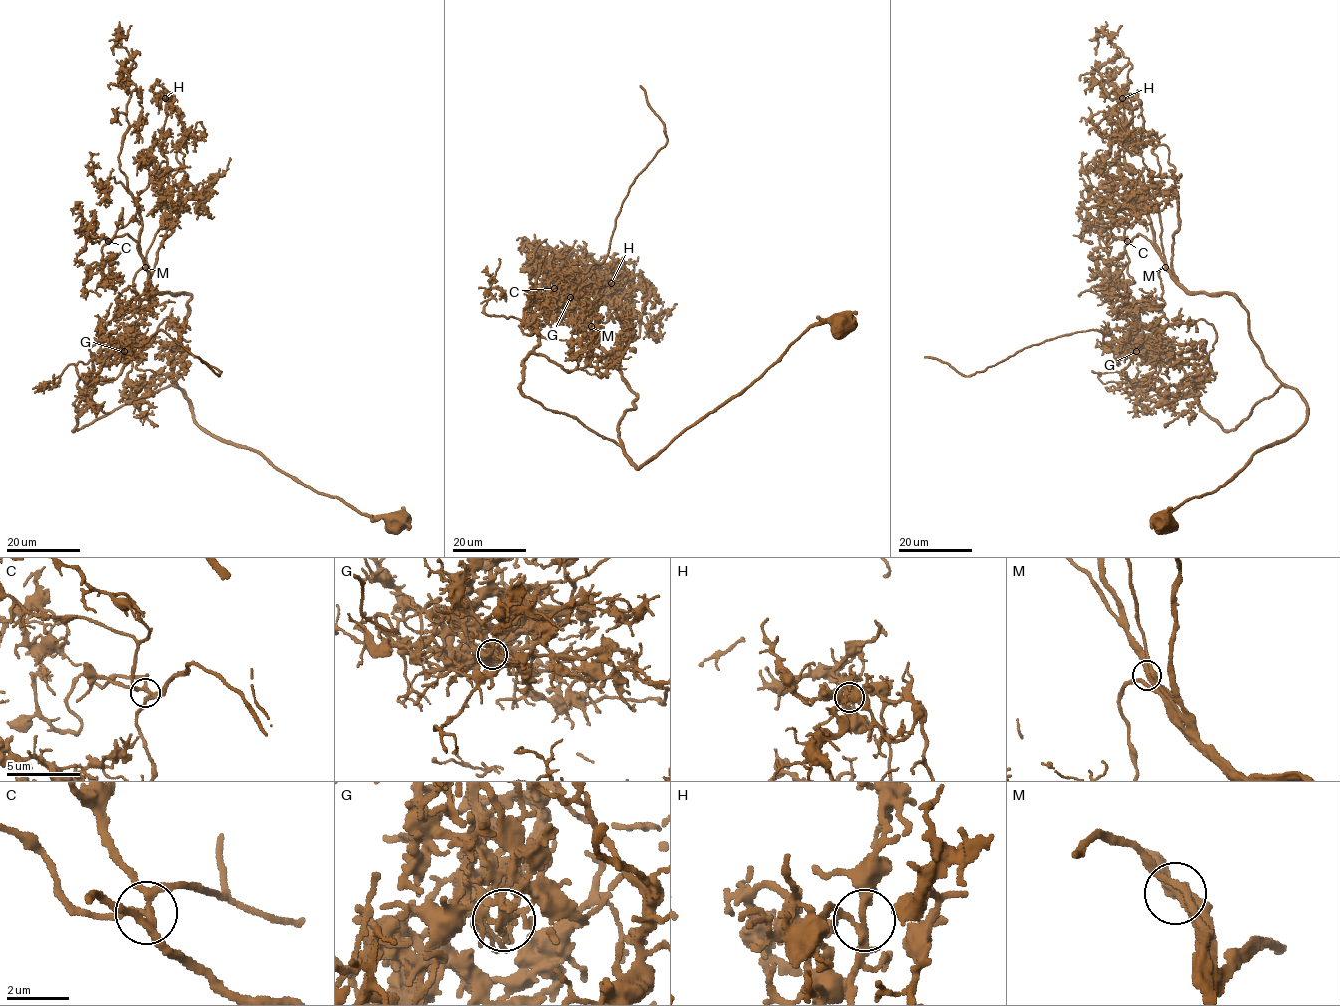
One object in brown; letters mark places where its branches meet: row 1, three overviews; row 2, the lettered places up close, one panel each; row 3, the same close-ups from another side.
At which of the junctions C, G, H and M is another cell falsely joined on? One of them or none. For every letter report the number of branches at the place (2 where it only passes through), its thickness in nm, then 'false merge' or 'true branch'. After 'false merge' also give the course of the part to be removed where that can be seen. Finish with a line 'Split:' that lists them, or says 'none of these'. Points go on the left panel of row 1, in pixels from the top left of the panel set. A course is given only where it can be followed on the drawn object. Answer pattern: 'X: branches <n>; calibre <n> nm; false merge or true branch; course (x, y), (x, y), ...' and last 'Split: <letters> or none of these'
C: branches 5; calibre 280 nm; true branch
G: branches 6; calibre 240 nm; false merge; course (125, 351), (121, 347), (126, 349), (130, 342), (139, 346), (161, 329), (221, 371), (218, 376), (193, 357)
H: branches 4; calibre 220 nm; true branch
M: branches 4; calibre 320 nm; true branch
Split: G

